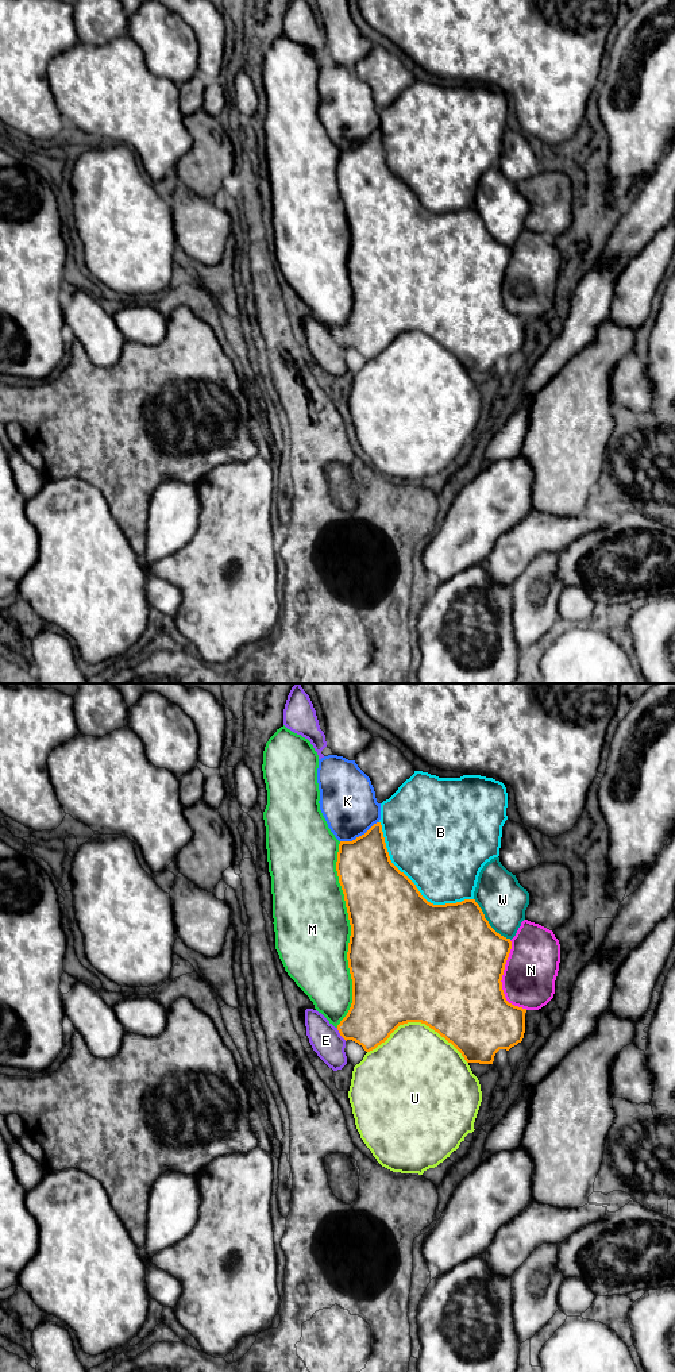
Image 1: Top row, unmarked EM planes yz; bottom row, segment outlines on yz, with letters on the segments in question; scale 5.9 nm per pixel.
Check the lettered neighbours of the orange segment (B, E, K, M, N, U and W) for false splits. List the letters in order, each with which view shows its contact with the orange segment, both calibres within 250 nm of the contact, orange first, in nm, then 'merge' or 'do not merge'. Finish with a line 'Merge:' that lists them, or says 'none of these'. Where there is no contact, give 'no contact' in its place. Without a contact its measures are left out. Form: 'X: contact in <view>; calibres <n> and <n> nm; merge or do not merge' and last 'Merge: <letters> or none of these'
B: contact in yz; calibres 480 and 500 nm; do not merge
E: contact in yz; calibres 300 and 190 nm; do not merge
K: contact in yz; calibres 340 and 340 nm; do not merge
M: contact in yz; calibres 500 and 440 nm; do not merge
N: contact in yz; calibres 500 and 320 nm; do not merge
U: contact in yz; calibres 500 and 440 nm; do not merge
W: contact in yz; calibres 500 and 280 nm; do not merge
Merge: none of these

